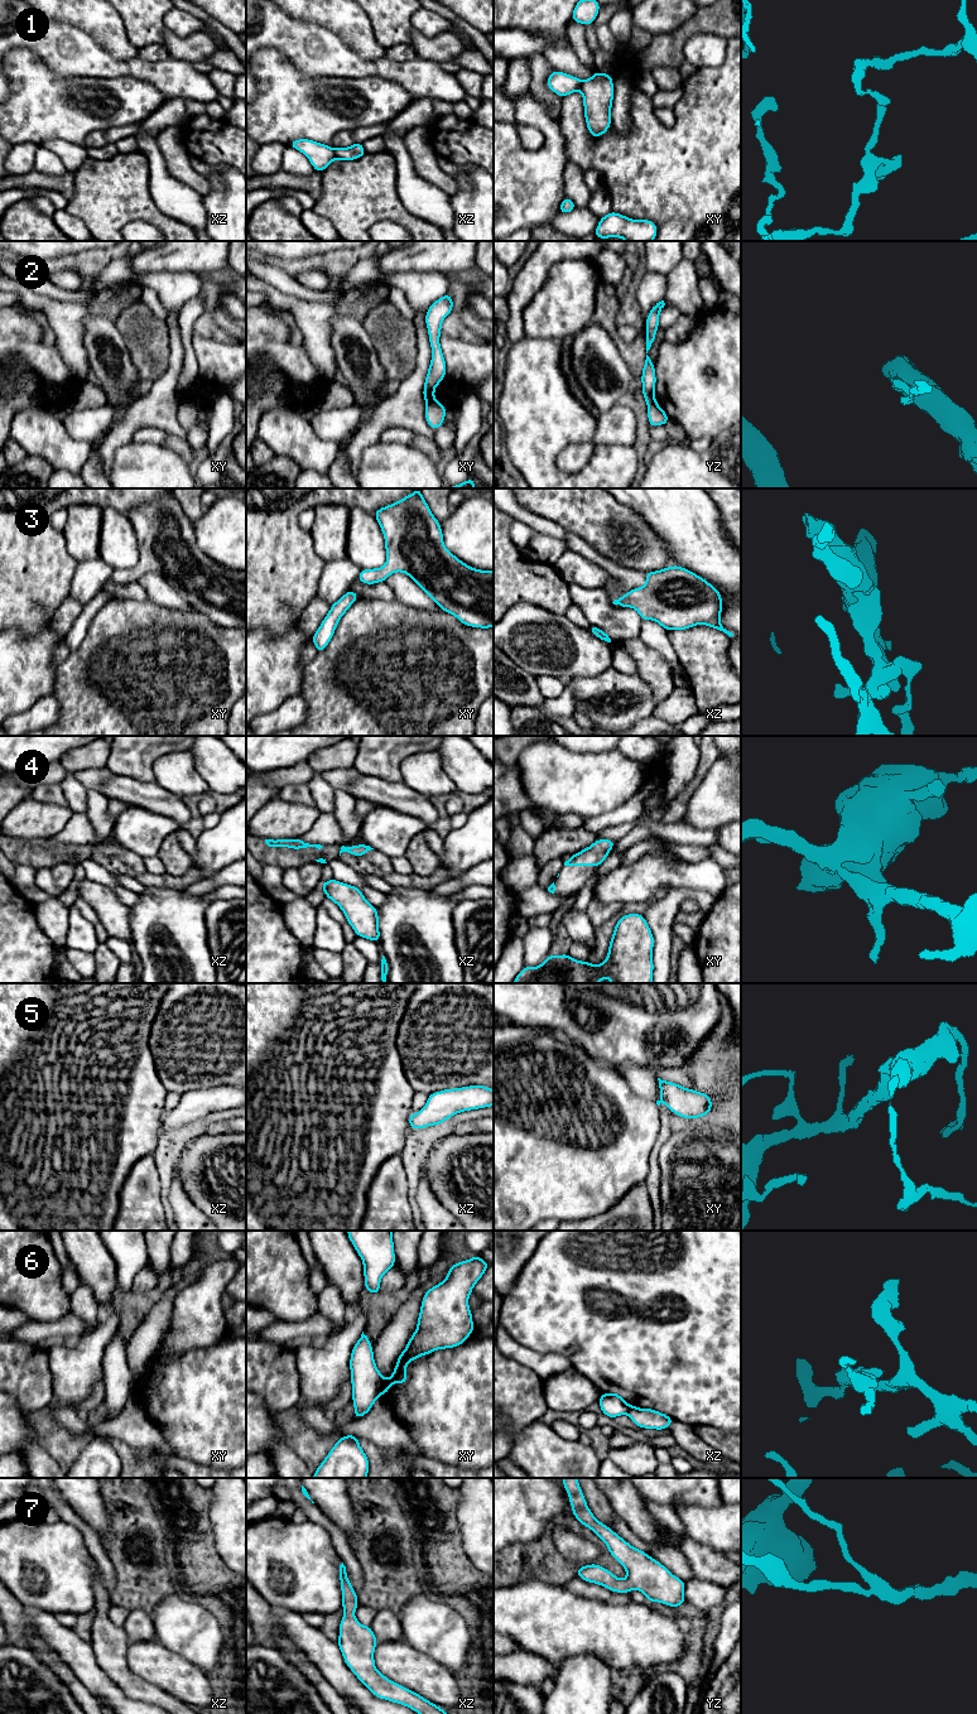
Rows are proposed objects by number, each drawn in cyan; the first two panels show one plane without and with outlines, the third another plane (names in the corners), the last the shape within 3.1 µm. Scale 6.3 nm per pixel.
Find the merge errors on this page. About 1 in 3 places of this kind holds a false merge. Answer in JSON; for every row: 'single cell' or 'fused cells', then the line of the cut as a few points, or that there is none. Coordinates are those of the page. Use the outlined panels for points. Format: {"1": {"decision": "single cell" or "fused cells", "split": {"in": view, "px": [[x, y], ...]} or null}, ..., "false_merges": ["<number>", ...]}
{"1": {"decision": "fused cells", "split": {"in": "xz", "px": [[333, 149], [336, 158]]}}, "2": {"decision": "fused cells", "split": {"in": "xy", "px": [[434, 399], [427, 404]]}}, "3": {"decision": "single cell", "split": null}, "4": {"decision": "single cell", "split": null}, "5": {"decision": "single cell", "split": null}, "6": {"decision": "fused cells", "split": {"in": "xy", "px": [[385, 1380], [383, 1391]]}}, "7": {"decision": "single cell", "split": null}, "false_merges": ["1", "2", "6"]}

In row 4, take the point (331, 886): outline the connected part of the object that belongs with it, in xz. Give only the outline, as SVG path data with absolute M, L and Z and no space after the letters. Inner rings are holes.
M331 878L319 886L343 911L357 937L380 943L377 907L369 904L358 887Z

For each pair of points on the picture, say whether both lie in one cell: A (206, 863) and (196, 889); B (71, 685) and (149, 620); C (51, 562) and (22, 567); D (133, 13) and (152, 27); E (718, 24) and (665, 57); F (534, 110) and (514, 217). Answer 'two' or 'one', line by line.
A: two
B: one
C: one
D: one
E: one
F: one

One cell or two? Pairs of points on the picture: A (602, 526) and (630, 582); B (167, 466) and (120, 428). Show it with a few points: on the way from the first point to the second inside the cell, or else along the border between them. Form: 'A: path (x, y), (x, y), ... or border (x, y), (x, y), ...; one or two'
A: border (597, 550), (621, 566), (645, 572); two
B: border (131, 441), (116, 451), (112, 465); two

